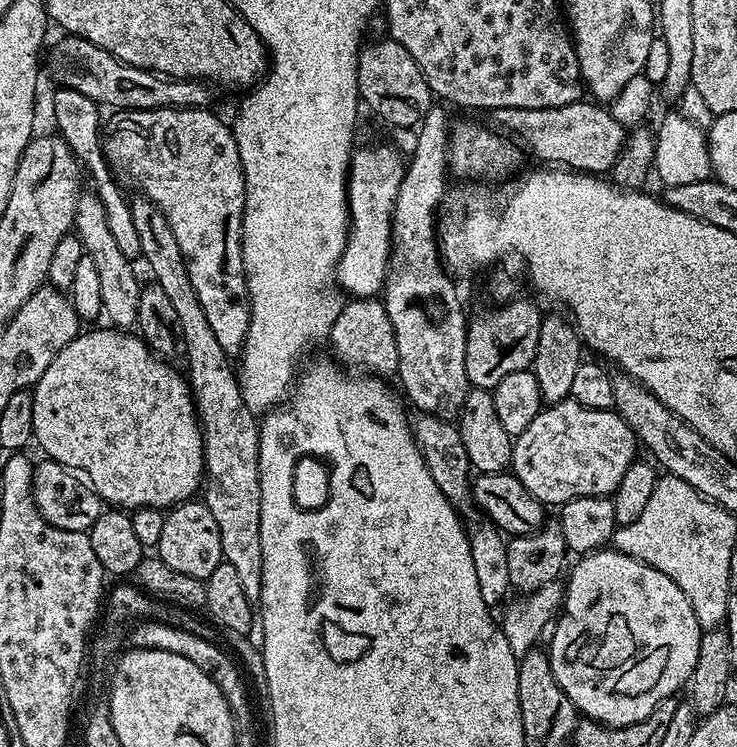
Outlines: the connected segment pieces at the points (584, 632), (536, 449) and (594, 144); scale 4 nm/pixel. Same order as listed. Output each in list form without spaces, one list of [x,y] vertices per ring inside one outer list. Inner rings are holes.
[[[601,550],[590,552],[579,557],[580,560],[571,568],[566,576],[566,587],[564,589],[564,603],[558,613],[552,632],[552,645],[546,648],[548,661],[554,670],[554,678],[558,686],[570,698],[570,702],[576,708],[581,717],[594,720],[598,724],[605,724],[608,728],[625,728],[631,724],[642,722],[649,714],[654,711],[663,700],[671,700],[677,694],[680,687],[682,689],[692,678],[692,671],[698,662],[699,640],[702,633],[698,618],[694,614],[694,606],[690,606],[690,598],[678,590],[678,582],[670,582],[662,570],[654,570],[646,566],[640,560],[630,558],[626,554],[615,550]]]
[[[569,398],[541,408],[538,418],[534,418],[534,422],[530,422],[530,426],[526,426],[526,430],[515,437],[510,471],[545,506],[559,506],[574,498],[587,496],[611,497],[625,477],[626,470],[630,470],[630,466],[638,458],[636,448],[638,449],[638,441],[634,430],[626,426],[626,422],[616,411],[590,410],[577,400]]]
[[[596,102],[584,103],[557,108],[494,108],[487,113],[486,120],[493,129],[515,138],[530,150],[532,147],[540,160],[553,160],[556,163],[553,165],[585,174],[611,173],[614,162],[624,149],[626,130],[614,122],[607,107]]]

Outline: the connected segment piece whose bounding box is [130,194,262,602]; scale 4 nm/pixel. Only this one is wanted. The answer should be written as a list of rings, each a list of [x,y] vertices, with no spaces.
[[[142,194],[131,197],[135,232],[138,233],[143,263],[148,263],[152,271],[151,279],[170,297],[175,312],[182,325],[182,334],[186,338],[186,354],[184,360],[188,364],[186,379],[192,389],[192,400],[196,403],[196,416],[200,420],[200,431],[204,434],[204,482],[202,485],[202,502],[214,514],[214,522],[218,522],[218,530],[222,534],[222,554],[224,563],[234,566],[242,588],[246,590],[246,598],[259,601],[262,590],[262,486],[260,485],[260,426],[257,413],[246,406],[242,398],[237,369],[233,357],[218,342],[210,321],[206,319],[206,310],[198,302],[198,294],[194,294],[194,286],[190,282],[190,274],[186,270],[186,258],[182,258],[182,250],[178,250],[178,238],[174,238],[174,230],[170,230],[170,222],[154,202],[150,202]]]

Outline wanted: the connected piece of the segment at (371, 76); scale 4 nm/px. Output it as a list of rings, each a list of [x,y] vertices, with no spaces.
[[[376,38],[370,43],[361,47],[358,58],[358,90],[363,107],[393,124],[393,129],[415,129],[434,102],[428,80],[418,62],[406,54],[406,46],[391,38]]]

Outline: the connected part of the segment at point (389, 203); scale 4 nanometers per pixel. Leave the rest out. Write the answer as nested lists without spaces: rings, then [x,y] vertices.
[[[391,143],[368,144],[365,148],[357,147],[352,153],[352,161],[348,163],[348,245],[336,267],[336,278],[341,289],[353,297],[375,297],[388,278],[388,261],[392,254],[392,215],[405,169],[405,157]]]

